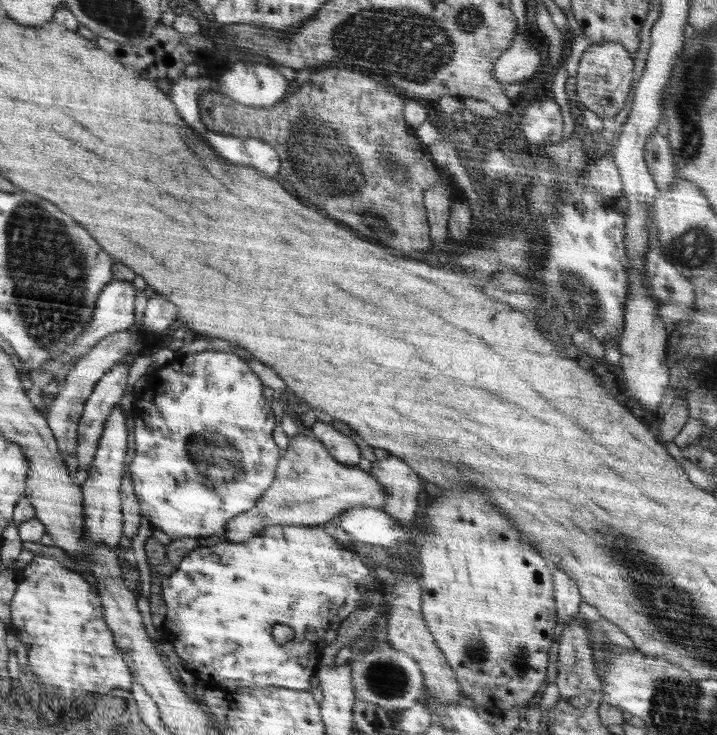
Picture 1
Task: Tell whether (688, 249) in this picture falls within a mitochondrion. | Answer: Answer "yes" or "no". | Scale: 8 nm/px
yes

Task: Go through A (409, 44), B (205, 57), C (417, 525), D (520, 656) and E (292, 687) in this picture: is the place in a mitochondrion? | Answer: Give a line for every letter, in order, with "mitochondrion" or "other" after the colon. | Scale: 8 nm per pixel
A: mitochondrion
B: other
C: other
D: mitochondrion
E: other

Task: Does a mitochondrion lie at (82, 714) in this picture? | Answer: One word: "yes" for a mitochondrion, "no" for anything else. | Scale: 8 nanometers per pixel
no

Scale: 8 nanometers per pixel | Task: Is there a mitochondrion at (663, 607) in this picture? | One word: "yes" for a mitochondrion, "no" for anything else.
yes

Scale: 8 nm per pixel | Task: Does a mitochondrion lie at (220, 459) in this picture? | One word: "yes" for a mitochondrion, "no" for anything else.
yes

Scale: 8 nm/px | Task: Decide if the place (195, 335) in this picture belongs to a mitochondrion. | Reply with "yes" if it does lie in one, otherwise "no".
no

